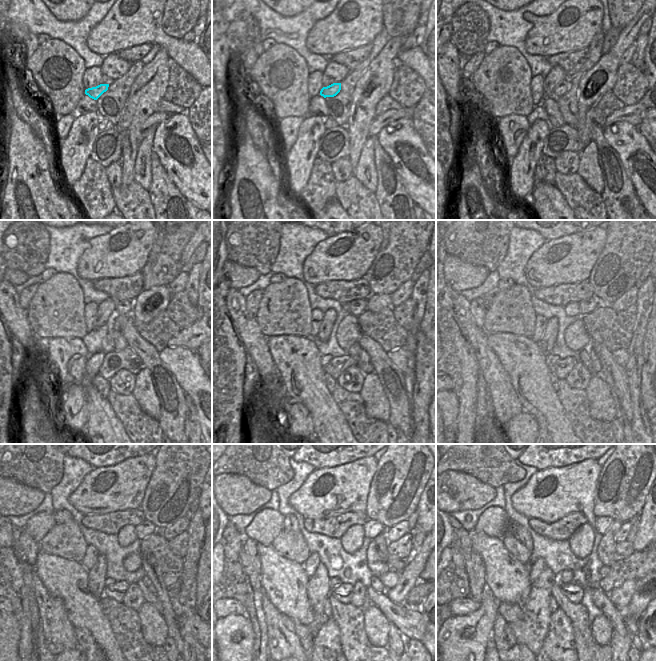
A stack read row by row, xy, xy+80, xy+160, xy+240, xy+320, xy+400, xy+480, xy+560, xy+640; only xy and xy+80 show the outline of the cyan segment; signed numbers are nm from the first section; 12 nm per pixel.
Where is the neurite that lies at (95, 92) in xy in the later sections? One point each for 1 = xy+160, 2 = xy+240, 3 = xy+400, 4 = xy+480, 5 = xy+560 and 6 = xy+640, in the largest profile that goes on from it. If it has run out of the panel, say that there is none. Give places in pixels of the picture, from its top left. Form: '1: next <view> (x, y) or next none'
1: next xy+160 (562, 88)
2: next xy+240 (122, 307)
3: next xy+400 (587, 306)
4: next xy+480 (146, 528)
5: next xy+560 (372, 528)
6: next xy+640 (602, 524)

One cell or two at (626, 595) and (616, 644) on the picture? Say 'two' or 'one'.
two

